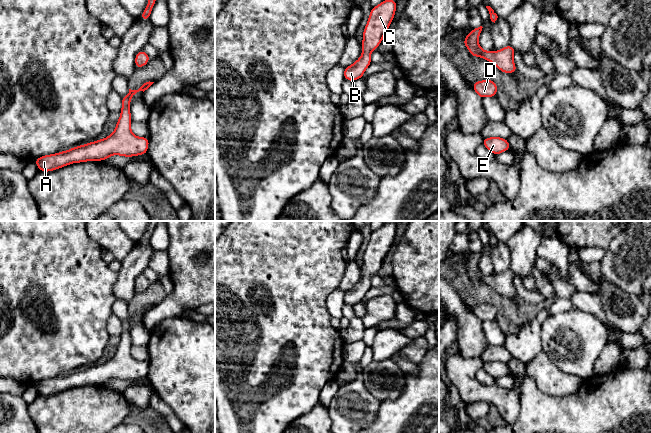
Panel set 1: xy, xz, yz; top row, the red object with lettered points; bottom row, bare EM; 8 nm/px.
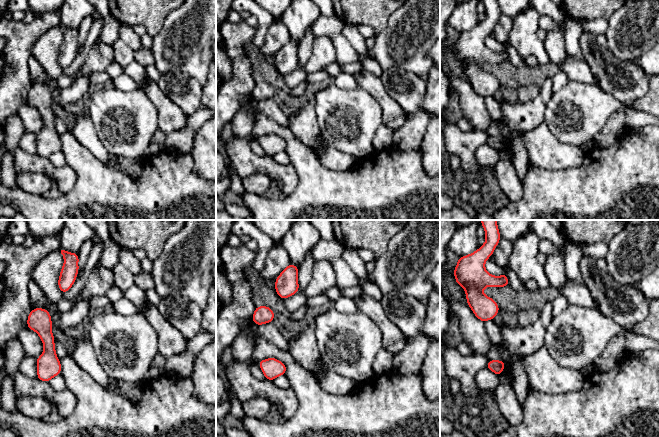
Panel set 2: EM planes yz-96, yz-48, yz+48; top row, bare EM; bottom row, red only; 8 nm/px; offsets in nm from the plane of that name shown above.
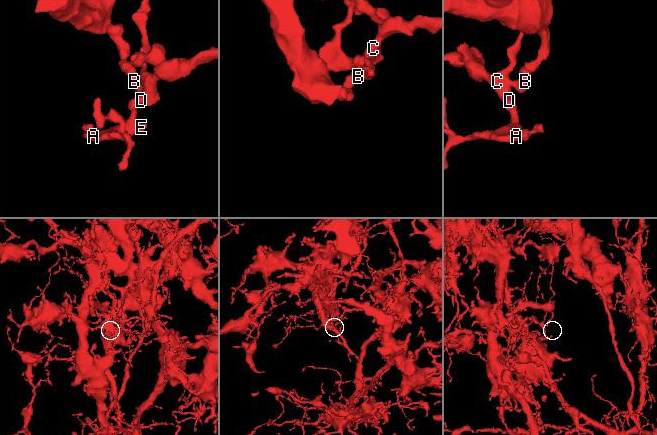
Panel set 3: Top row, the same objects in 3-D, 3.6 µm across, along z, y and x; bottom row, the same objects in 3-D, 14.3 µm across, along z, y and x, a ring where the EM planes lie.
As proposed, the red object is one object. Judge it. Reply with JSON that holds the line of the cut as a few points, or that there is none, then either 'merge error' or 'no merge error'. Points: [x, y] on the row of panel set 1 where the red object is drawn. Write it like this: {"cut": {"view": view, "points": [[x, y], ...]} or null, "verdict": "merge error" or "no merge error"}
{"cut": null, "verdict": "no merge error"}

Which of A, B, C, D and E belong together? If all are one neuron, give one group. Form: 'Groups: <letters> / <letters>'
Groups: A B C D E

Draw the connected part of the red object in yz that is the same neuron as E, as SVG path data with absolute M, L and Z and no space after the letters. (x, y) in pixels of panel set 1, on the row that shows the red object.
M502 137L483 138L482 144L495 156L510 150L510 144L508 140Z

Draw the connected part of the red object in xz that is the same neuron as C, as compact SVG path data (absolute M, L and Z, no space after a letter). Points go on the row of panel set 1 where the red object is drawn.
M383 0L379 5L372 7L363 30L362 55L352 65L344 68L344 79L353 82L363 78L365 70L372 63L371 52L382 42L395 16L396 7L395 0Z

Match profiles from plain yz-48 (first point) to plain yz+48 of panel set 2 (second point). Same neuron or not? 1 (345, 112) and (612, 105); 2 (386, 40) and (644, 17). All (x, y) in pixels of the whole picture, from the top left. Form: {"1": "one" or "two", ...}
{"1": "one", "2": "one"}

